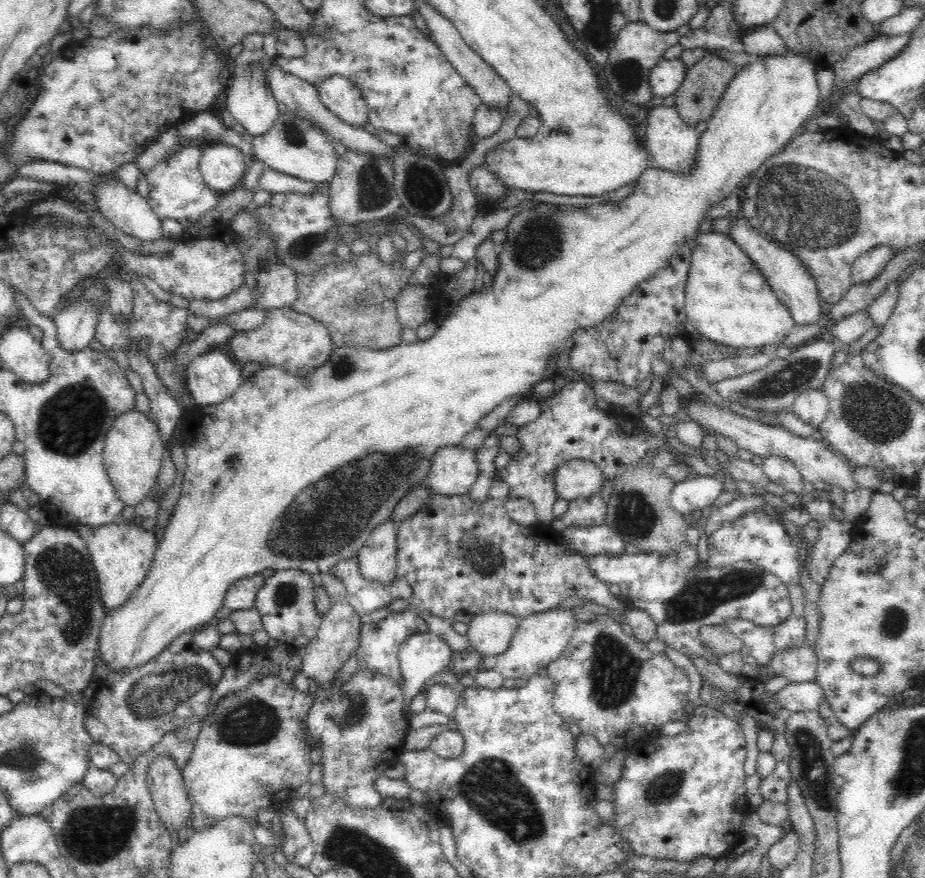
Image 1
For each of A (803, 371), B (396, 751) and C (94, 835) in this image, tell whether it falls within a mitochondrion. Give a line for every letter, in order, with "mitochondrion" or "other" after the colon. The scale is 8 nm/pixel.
A: mitochondrion
B: other
C: mitochondrion

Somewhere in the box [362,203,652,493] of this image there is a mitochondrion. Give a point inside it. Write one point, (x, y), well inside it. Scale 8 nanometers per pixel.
(531, 252)

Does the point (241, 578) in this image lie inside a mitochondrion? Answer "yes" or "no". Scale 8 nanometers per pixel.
no

